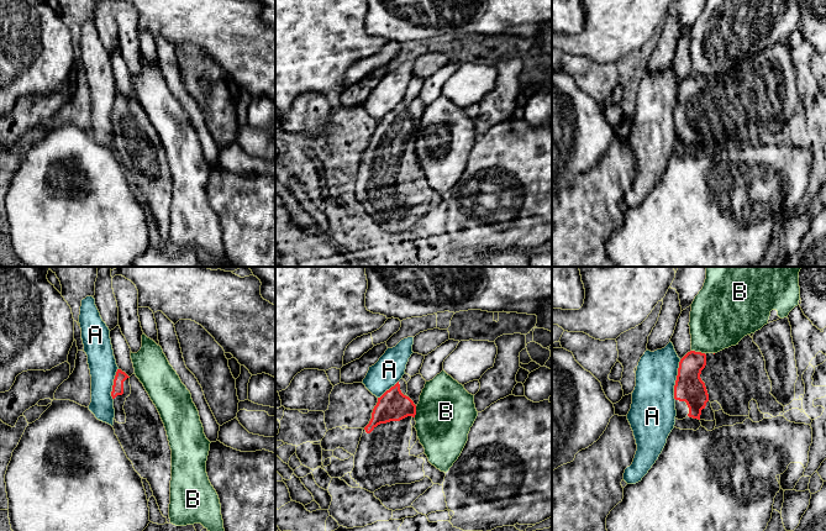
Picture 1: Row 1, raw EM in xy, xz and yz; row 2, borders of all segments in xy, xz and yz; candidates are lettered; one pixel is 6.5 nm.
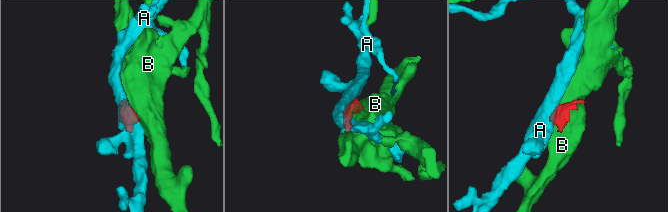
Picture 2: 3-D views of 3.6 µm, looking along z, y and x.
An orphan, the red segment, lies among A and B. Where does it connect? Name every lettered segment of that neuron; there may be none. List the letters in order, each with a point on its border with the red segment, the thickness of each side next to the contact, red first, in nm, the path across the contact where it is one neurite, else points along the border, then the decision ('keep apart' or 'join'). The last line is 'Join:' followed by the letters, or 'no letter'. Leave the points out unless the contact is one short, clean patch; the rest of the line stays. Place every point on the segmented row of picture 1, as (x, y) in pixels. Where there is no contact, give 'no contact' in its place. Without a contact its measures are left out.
A: meets red in yz at (677, 379); 190 nm thick on the red side, 280 nm on the other; border along yz (680, 359), (674, 385), (674, 399); keep apart
B: meets red in yz at (698, 352); 190 nm thick on the red side, 380 nm on the other; keep apart
Join: no letter

